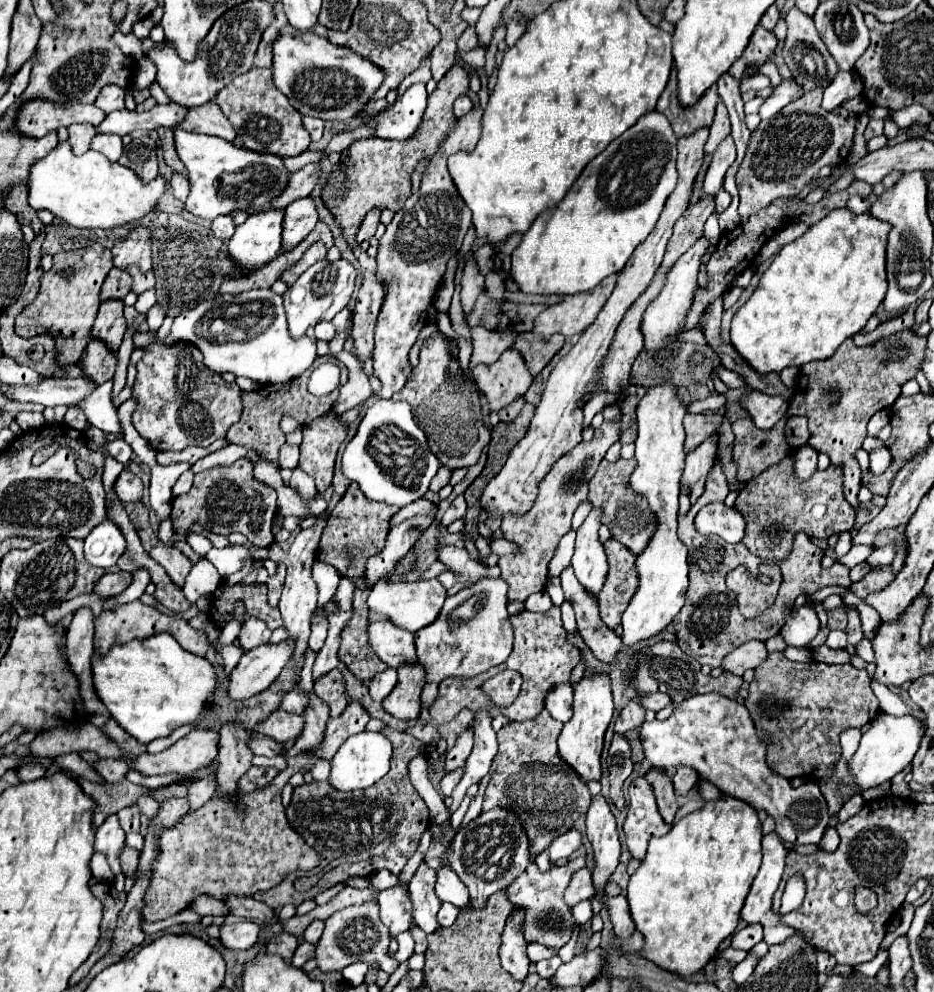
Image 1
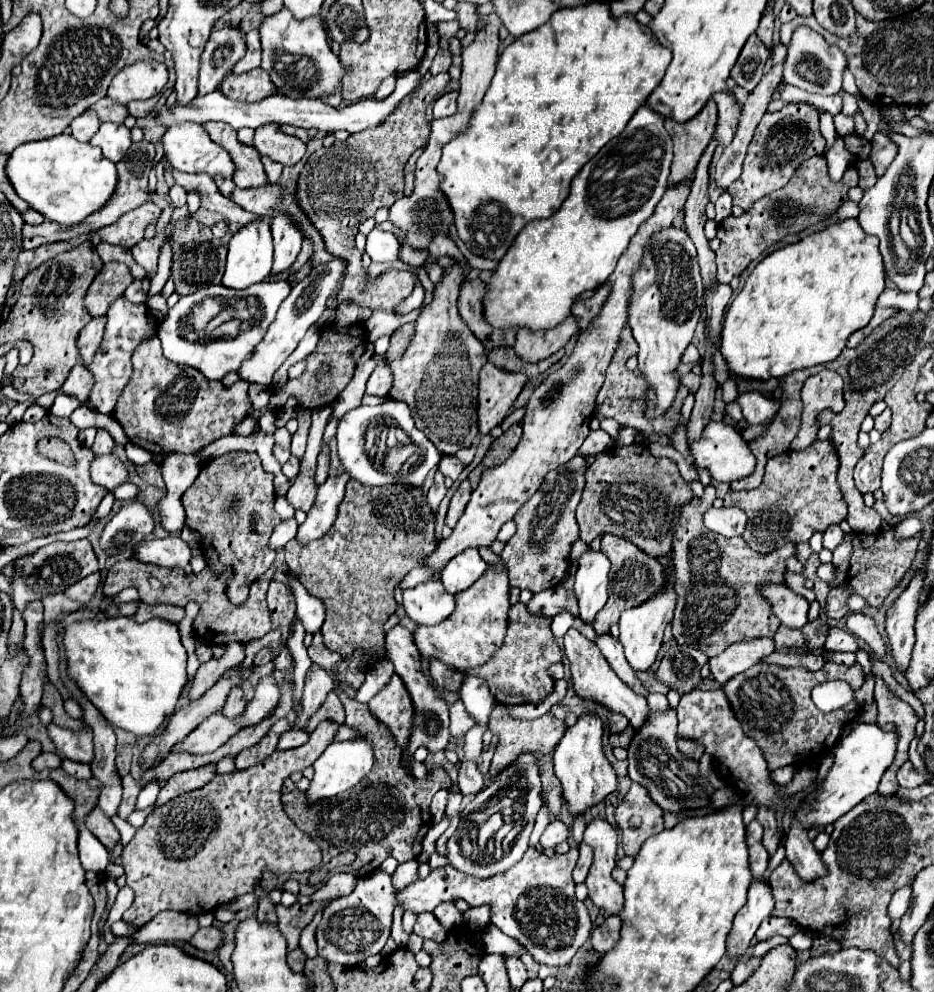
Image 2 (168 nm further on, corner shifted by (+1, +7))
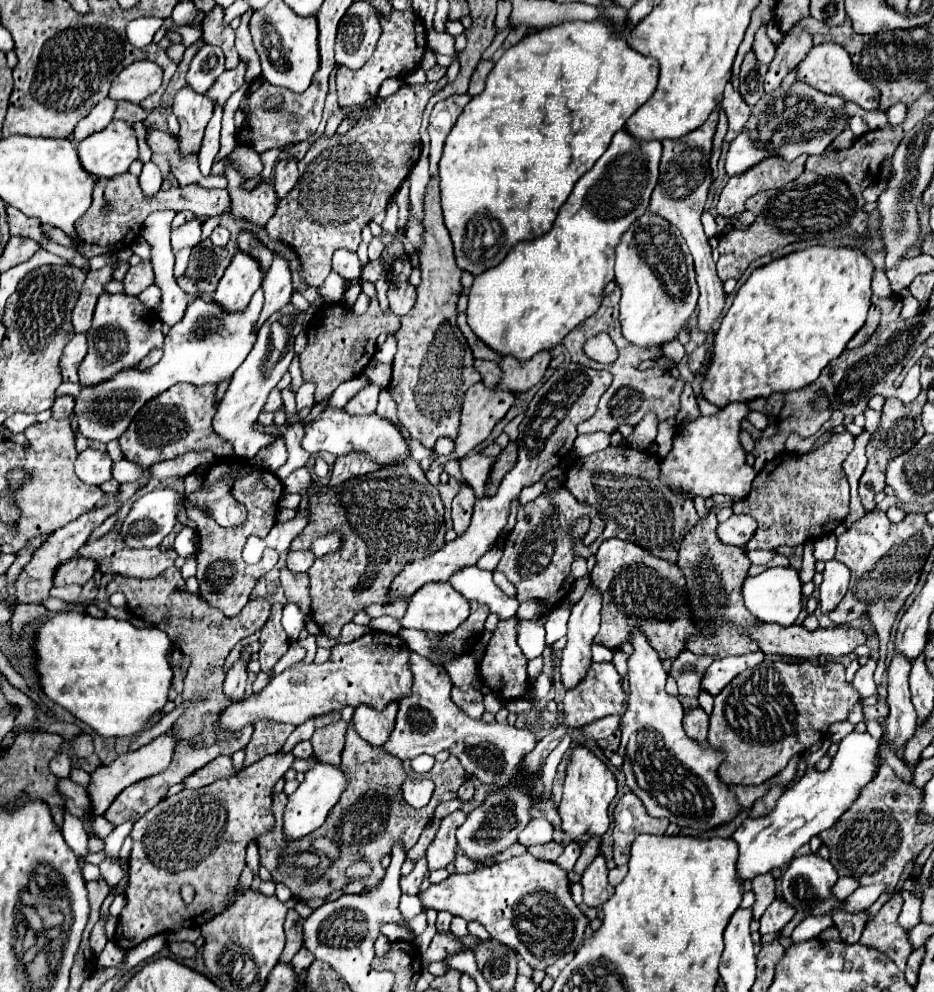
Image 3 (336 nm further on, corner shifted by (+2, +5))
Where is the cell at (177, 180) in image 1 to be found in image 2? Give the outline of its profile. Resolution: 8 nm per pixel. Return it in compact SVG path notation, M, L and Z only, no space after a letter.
M179 184L171 186L171 190L169 190L169 198L171 198L171 204L173 204L175 208L185 206L185 196L187 196L187 192L185 192Z

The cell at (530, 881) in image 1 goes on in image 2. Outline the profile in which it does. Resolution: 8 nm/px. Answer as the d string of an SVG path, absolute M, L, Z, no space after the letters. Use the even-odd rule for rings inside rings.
M573 846L567 854L545 856L535 848L529 848L521 862L497 874L493 878L473 878L461 874L453 866L431 870L425 880L417 880L403 892L397 892L397 902L405 910L413 912L433 912L441 902L465 900L469 906L491 906L491 924L495 924L503 934L515 938L535 962L547 966L565 966L573 960L577 950L591 936L591 918L581 900L575 898L575 882L571 872L579 858L579 850ZM521 900L521 910L517 904Z

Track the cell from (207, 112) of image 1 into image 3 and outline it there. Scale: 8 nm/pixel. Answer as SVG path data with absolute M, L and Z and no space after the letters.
M232 162L226 164L224 176L228 180L228 192L232 196L232 214L238 218L248 218L256 224L266 224L278 204L274 186L268 182L258 182L250 190L244 188L248 180Z

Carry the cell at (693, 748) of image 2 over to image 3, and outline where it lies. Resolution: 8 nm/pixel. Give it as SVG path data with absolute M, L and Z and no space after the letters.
M694 708L684 716L684 732L688 738L692 738L698 744L706 742L708 734L708 714L702 708Z

